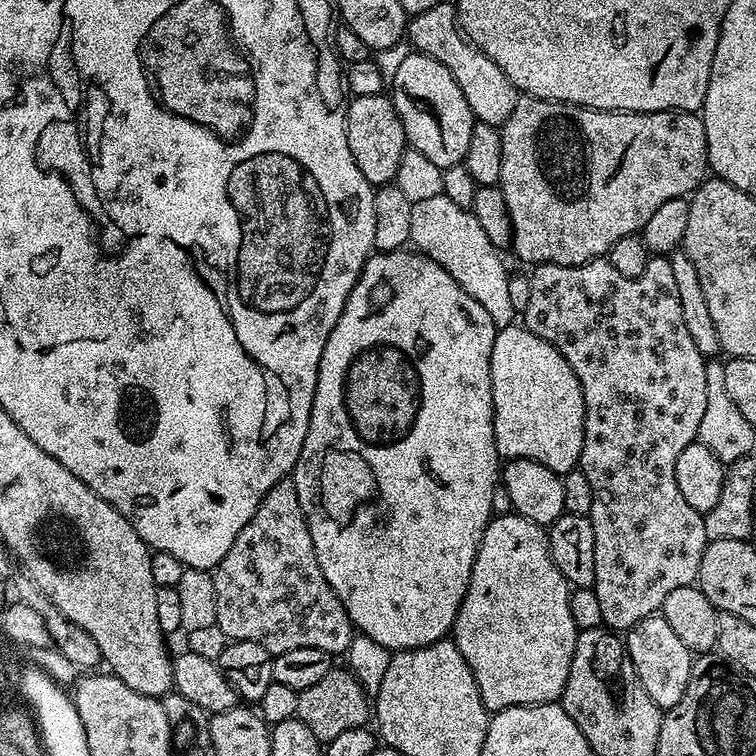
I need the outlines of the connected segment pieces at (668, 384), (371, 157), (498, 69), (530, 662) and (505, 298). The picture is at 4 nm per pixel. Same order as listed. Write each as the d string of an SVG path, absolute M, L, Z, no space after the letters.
M653 255L649 259L646 270L640 276L626 278L626 274L618 274L608 259L588 260L585 264L562 266L561 264L538 264L531 269L528 276L530 299L526 301L526 310L522 314L523 327L529 328L538 338L550 342L570 362L570 370L578 378L584 395L584 441L578 467L590 478L590 487L594 490L594 506L591 521L594 526L594 582L592 589L598 594L598 603L602 609L603 627L617 633L627 633L638 622L647 616L655 616L661 611L666 597L678 586L695 585L700 575L702 554L709 540L706 538L704 517L686 498L682 498L682 490L678 490L678 482L674 478L674 465L678 463L678 454L686 450L686 446L697 443L698 426L702 426L702 413L706 411L706 357L694 346L694 338L690 338L690 330L686 330L686 322L682 319L682 301L678 298L678 286L674 279L674 266L668 256Z
M387 95L352 96L347 101L346 138L350 142L350 154L354 154L354 162L358 162L358 170L362 170L362 178L366 178L366 182L379 186L395 181L398 162L402 162L408 139L402 118L398 118L398 110Z
M437 2L434 6L430 6L430 10L415 13L409 19L406 36L409 41L412 39L411 47L415 51L442 62L442 66L446 66L446 70L454 74L458 90L462 90L473 117L479 123L500 128L506 122L506 118L510 118L514 106L520 101L521 93L517 92L514 82L506 78L502 66L486 58L480 47L465 36L460 29L460 20L456 16L455 3Z
M515 514L506 516L493 515L492 520L488 523L486 530L482 534L482 542L476 551L468 589L462 598L460 609L456 615L456 621L453 622L450 633L451 640L458 646L462 658L466 658L466 662L474 674L474 682L478 682L478 694L482 698L484 707L488 709L489 713L494 713L501 712L507 708L513 708L514 706L551 704L559 701L564 695L566 678L570 674L570 662L574 658L577 635L578 629L576 623L570 614L570 585L558 570L558 566L554 566L554 558L550 554L550 546L548 545L547 531L541 525L530 522L526 518Z
M444 195L425 198L414 204L410 210L410 244L415 251L422 252L434 262L438 262L438 266L442 266L446 274L450 274L450 278L454 278L454 282L458 282L458 286L462 286L462 290L466 290L466 294L474 298L474 302L480 303L486 309L486 314L490 314L490 318L496 323L497 329L509 327L515 321L512 319L517 319L518 313L510 302L510 269L500 257L503 256L501 249L496 248L487 238L473 211L458 206L458 202L450 202L450 198Z

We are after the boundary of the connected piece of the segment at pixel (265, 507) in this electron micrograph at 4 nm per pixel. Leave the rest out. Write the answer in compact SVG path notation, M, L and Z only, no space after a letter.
M290 478L277 482L266 494L266 498L262 498L258 510L254 510L250 522L246 522L246 526L242 526L242 534L238 534L238 538L234 538L234 546L230 546L230 550L226 550L226 558L222 558L222 562L216 565L212 577L214 578L214 594L218 598L216 625L222 630L222 634L228 636L229 641L258 642L258 646L265 648L272 656L286 654L286 650L298 650L302 646L314 646L314 650L322 650L329 654L337 654L336 652L340 652L340 654L347 653L354 635L352 619L346 614L338 594L334 594L330 582L326 582L326 574L322 574L322 566L318 566L318 554L314 554L314 542L310 538L308 523L302 514L302 506L298 502L298 490Z

